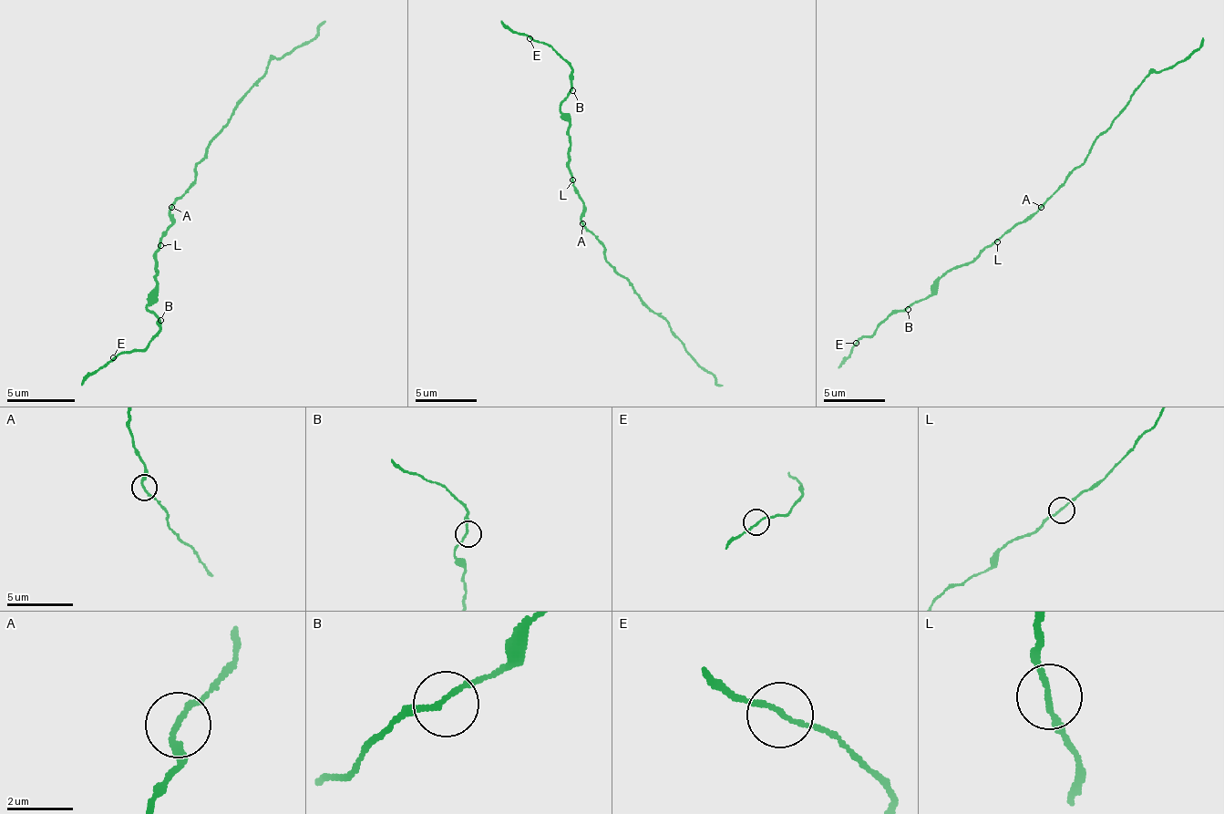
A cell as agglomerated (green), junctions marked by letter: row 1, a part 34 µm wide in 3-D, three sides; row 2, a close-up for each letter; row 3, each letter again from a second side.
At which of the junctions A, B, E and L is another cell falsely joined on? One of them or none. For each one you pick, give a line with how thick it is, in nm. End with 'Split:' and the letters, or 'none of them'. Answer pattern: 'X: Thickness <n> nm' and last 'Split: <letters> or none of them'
Split: none of them

